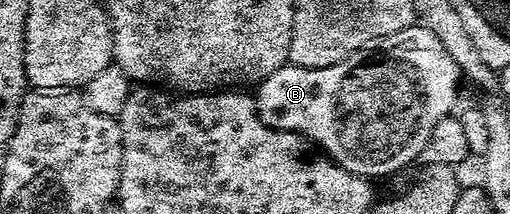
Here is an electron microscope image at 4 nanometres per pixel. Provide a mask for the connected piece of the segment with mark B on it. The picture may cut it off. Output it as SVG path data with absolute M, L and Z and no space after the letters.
M414 23L394 33L374 36L361 49L334 65L312 69L287 63L260 81L255 89L255 100L259 119L263 119L267 127L299 133L339 167L374 179L407 168L421 152L426 152L435 123L454 112L457 84L462 81L461 69L455 59L447 55L443 43L431 35L426 25Z

